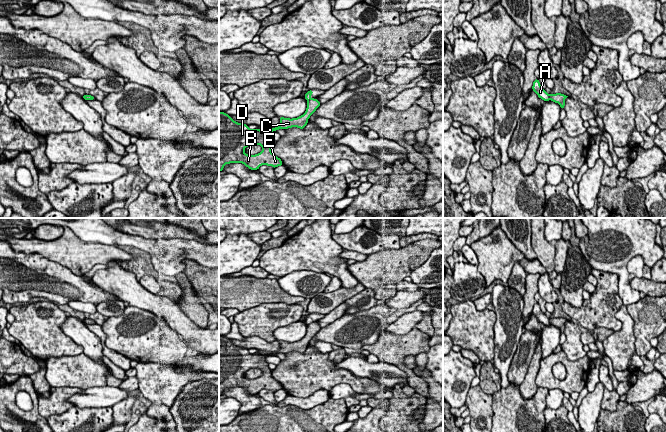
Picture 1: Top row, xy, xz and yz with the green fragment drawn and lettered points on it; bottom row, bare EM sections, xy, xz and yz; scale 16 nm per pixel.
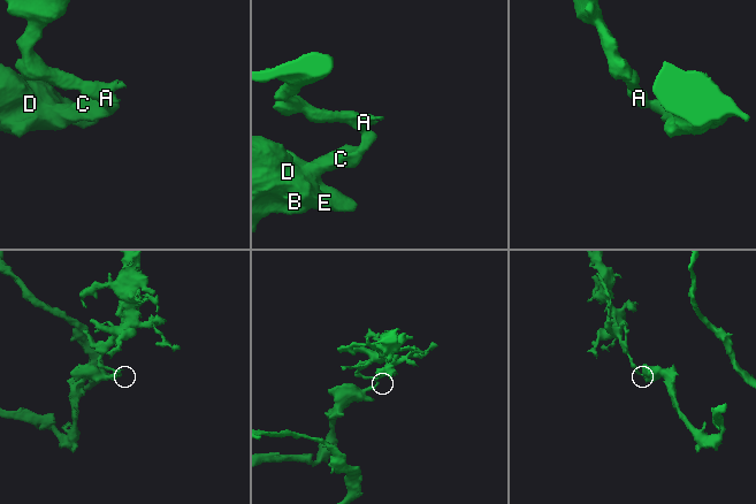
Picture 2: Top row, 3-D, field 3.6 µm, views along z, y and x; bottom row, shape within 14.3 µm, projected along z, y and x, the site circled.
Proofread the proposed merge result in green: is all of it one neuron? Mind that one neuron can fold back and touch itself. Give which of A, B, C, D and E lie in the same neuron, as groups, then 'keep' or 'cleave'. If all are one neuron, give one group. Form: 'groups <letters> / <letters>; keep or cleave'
groups A / B C D E; cleave

